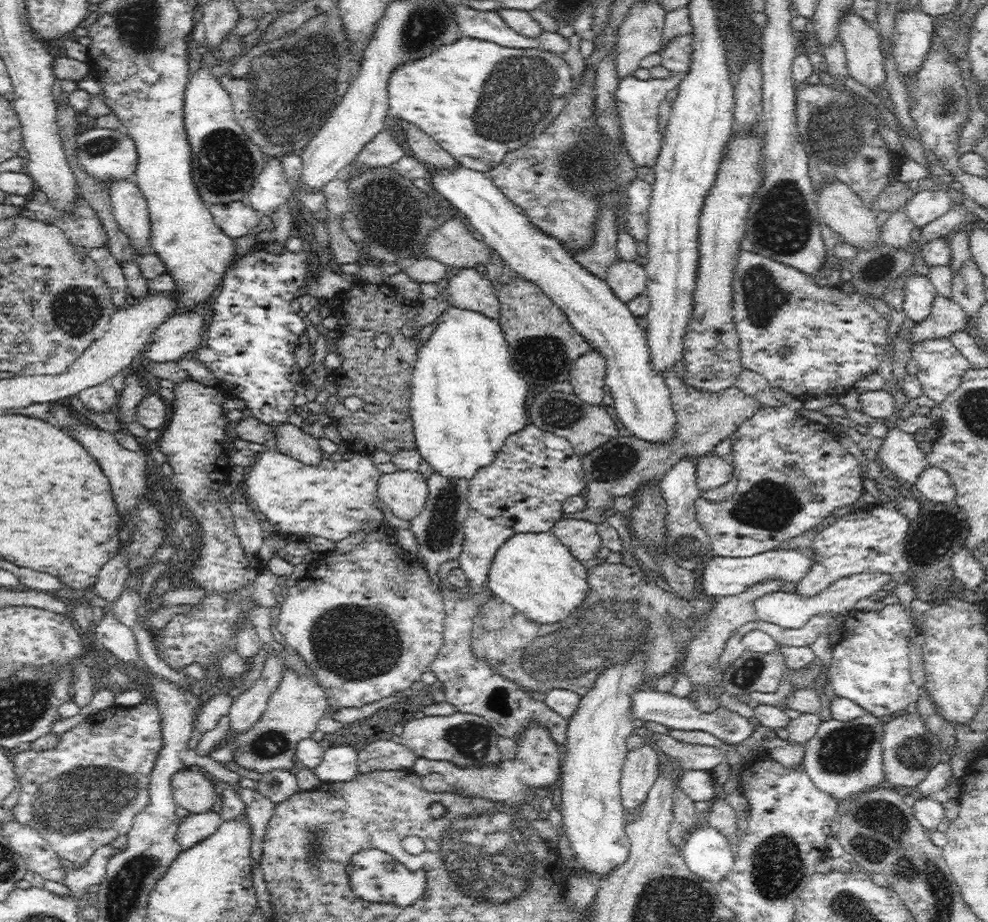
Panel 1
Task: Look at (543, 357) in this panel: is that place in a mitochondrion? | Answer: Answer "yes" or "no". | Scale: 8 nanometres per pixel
yes

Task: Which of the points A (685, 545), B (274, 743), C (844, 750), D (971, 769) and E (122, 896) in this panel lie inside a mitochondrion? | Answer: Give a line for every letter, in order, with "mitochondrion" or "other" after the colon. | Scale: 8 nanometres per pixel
A: mitochondrion
B: mitochondrion
C: mitochondrion
D: other
E: mitochondrion

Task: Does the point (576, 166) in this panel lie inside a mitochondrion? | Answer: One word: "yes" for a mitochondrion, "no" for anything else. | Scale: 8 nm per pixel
yes

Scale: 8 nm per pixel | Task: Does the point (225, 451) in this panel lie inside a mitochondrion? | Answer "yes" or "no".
no

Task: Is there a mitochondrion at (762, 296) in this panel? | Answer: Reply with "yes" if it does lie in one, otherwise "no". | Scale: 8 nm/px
yes

